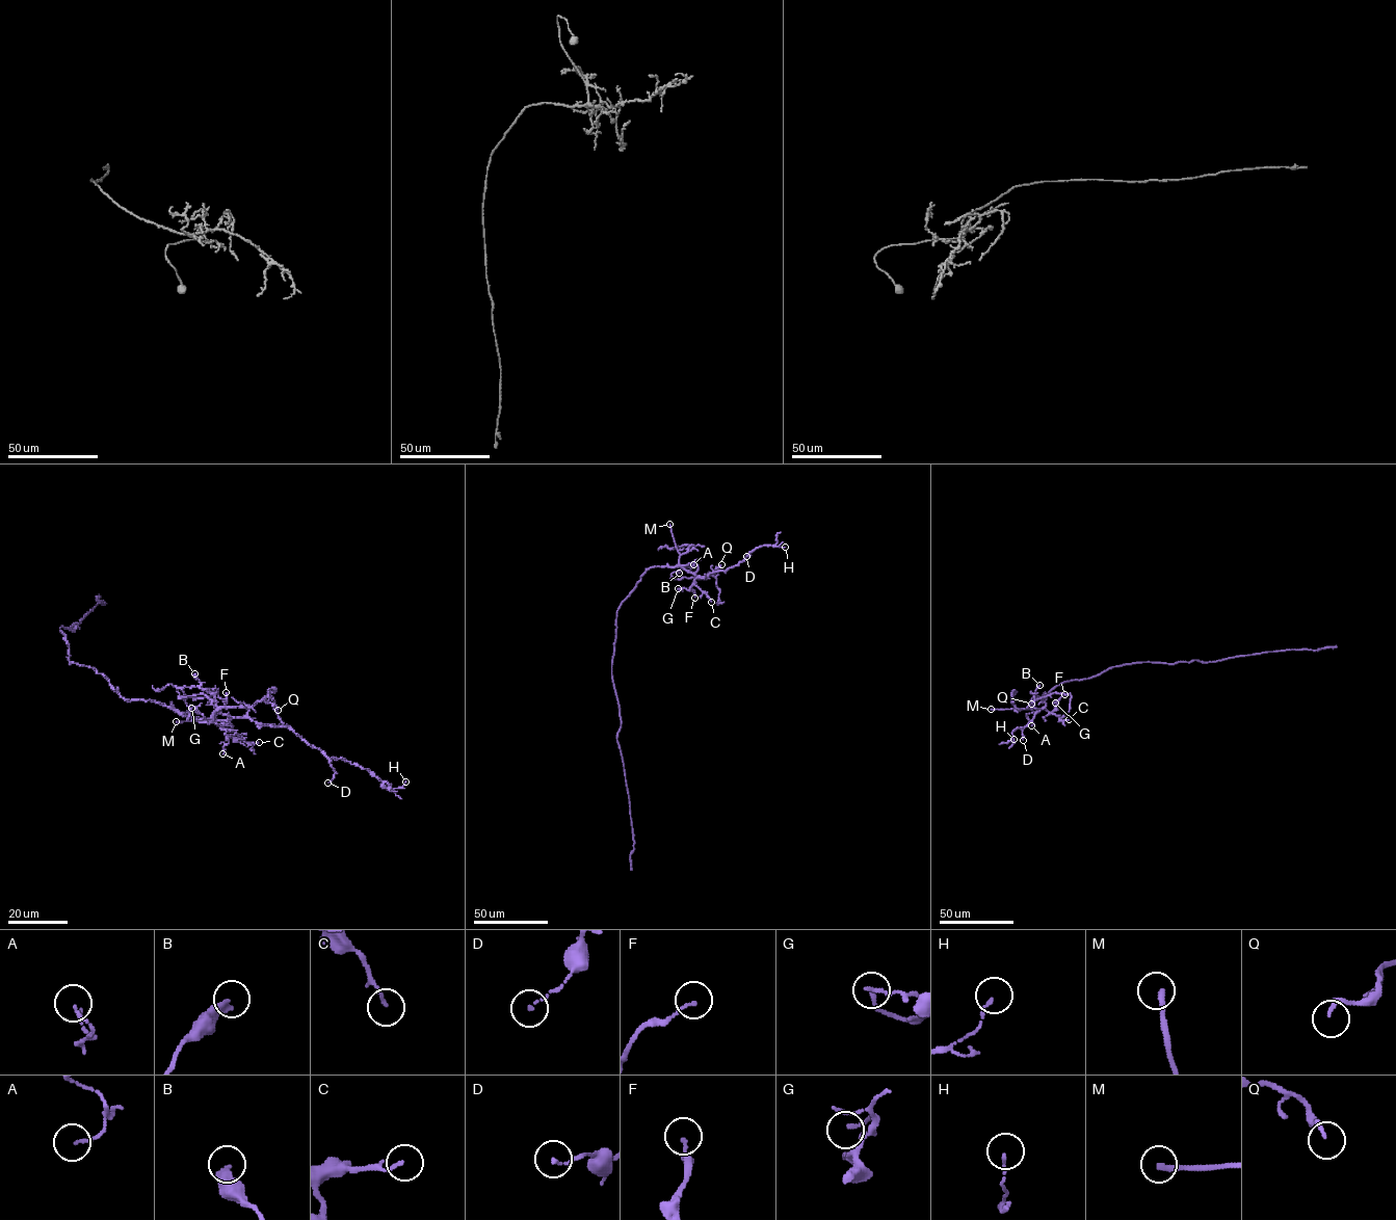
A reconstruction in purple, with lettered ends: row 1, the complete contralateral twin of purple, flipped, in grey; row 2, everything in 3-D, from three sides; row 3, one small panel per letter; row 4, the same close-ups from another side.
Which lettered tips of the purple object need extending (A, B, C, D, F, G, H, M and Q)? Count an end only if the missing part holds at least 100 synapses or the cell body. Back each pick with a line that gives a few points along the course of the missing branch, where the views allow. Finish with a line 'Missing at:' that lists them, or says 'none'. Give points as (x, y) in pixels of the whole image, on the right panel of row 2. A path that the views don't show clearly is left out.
Missing at: M

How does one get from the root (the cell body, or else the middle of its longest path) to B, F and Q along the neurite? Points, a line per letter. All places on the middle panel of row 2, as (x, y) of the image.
B: (616, 632), (619, 608), (648, 569), (690, 563), (679, 573)
F: (616, 632), (619, 608), (651, 567), (679, 565), (691, 572), (695, 578), (689, 588), (694, 590), (694, 598)
Q: (616, 632), (619, 608), (649, 568), (679, 565), (706, 579), (721, 564)

